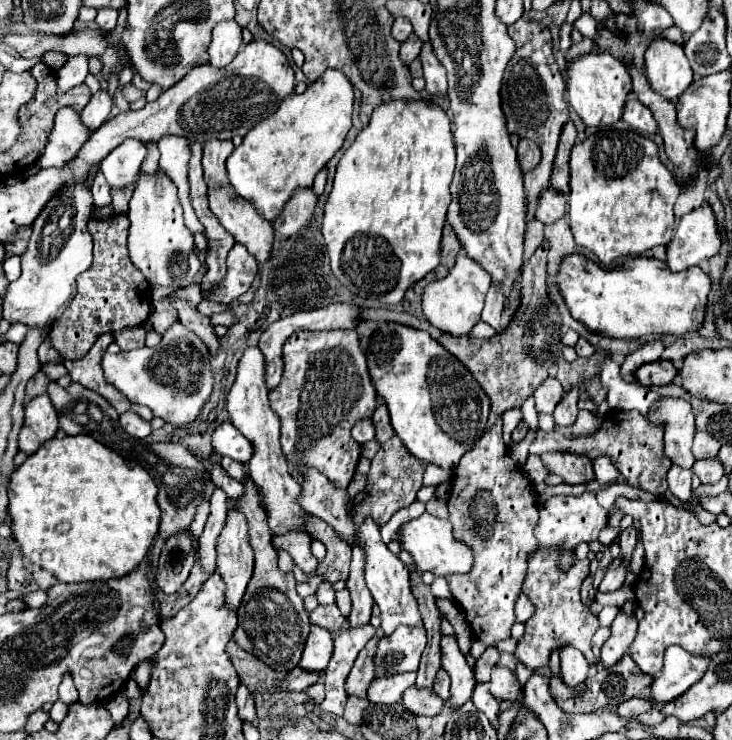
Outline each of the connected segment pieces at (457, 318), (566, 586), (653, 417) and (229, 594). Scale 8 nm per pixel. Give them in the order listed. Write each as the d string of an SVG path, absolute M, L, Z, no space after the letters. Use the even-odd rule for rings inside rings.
M461 251L457 253L455 265L449 271L449 275L425 287L423 313L433 327L453 335L467 335L471 327L481 319L481 311L489 287L491 287L491 275L481 265L477 265L477 261L473 261L465 251Z
M537 551L529 559L529 571L523 583L523 593L533 601L535 615L525 623L525 635L517 643L515 657L529 669L541 669L549 663L549 655L555 647L573 645L577 647L589 663L597 663L597 657L591 651L591 637L599 627L597 617L581 605L579 587L589 575L589 561L575 561L573 567L565 573L557 567L557 557L553 551Z
M659 397L647 415L649 423L665 427L665 455L681 465L693 467L695 457L691 455L691 443L695 435L695 419L691 405L685 399Z
M241 513L227 515L227 525L217 541L217 571L225 581L225 607L237 611L253 573L253 551Z

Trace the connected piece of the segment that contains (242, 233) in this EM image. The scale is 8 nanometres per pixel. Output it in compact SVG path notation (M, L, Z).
M207 141L203 145L203 171L205 171L207 189L209 189L207 191L209 209L217 215L217 219L227 229L227 233L231 233L237 243L247 247L247 251L257 259L257 263L265 263L271 257L271 249L273 249L273 227L269 221L265 221L261 215L257 215L253 205L249 205L249 201L245 201L245 199L241 199L235 193L233 185L229 183L225 161L231 155L231 151L233 151L231 141Z

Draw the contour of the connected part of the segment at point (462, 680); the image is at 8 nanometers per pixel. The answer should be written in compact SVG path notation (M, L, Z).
M453 635L441 637L441 665L451 677L451 703L455 709L459 709L465 701L471 699L475 675L459 651Z

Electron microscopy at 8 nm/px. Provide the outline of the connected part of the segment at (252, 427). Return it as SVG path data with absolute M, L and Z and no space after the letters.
M247 347L239 365L237 365L237 377L235 383L227 395L227 409L229 409L229 421L251 441L253 445L253 457L247 463L249 475L255 481L255 485L263 493L265 503L265 515L267 525L273 537L285 535L287 531L307 531L307 513L299 505L301 497L301 485L293 481L293 477L287 471L287 461L279 447L279 427L281 421L277 413L271 409L267 399L267 385L265 385L265 357L259 351L259 347Z

